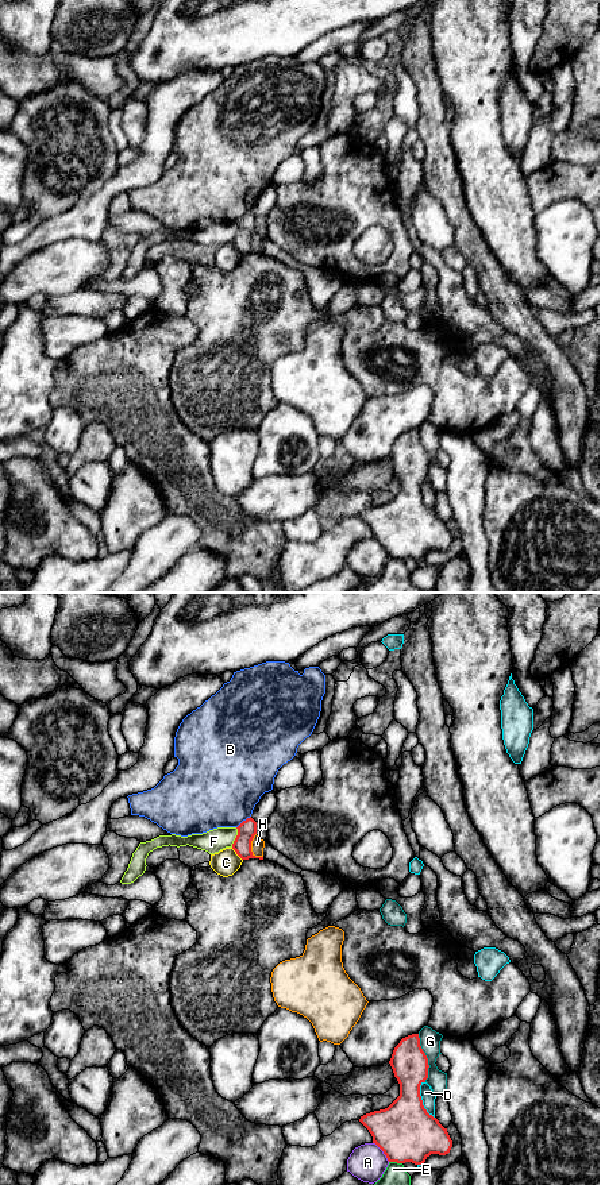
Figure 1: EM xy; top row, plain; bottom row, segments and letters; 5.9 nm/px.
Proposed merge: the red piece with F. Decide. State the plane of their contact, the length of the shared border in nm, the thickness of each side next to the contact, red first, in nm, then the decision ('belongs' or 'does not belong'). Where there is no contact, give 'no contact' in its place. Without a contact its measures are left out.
contact in xy; length 120 nm; calibres 110 and 140 nm; does not belong

